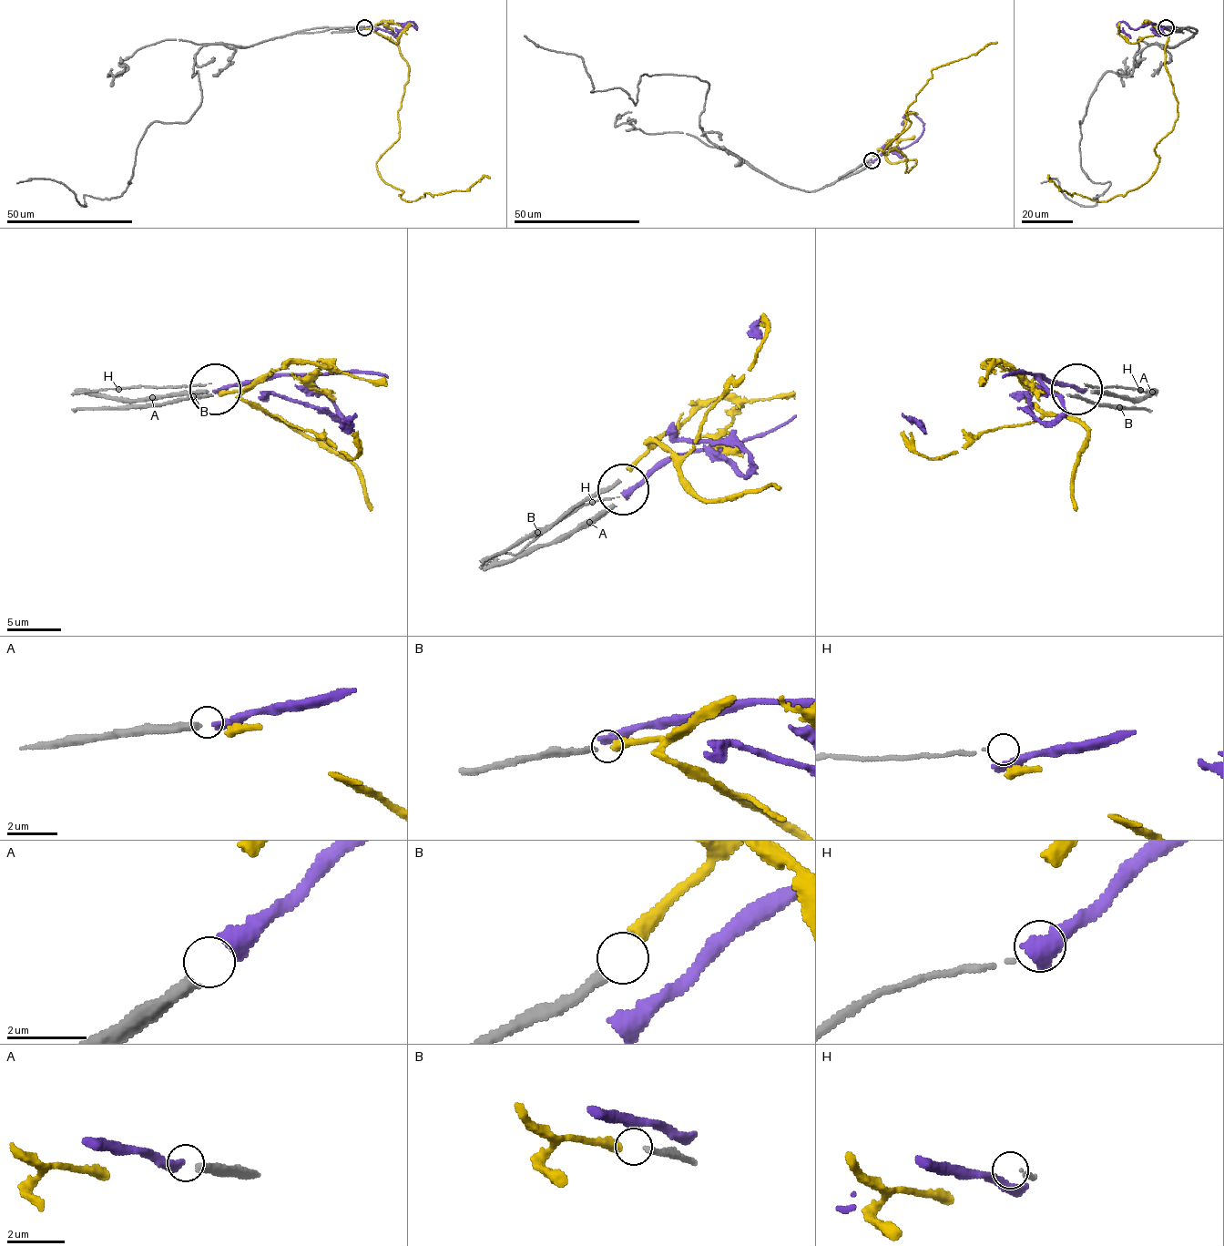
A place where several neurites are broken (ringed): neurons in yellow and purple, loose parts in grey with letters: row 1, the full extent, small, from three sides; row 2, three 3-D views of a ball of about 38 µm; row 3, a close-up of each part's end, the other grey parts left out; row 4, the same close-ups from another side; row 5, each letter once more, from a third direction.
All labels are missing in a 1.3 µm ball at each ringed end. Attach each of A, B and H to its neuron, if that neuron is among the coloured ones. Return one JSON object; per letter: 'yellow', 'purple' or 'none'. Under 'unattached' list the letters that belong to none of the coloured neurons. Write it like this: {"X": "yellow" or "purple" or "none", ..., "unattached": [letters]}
{"A": "purple", "B": "yellow", "H": "none", "unattached": ["H"]}

